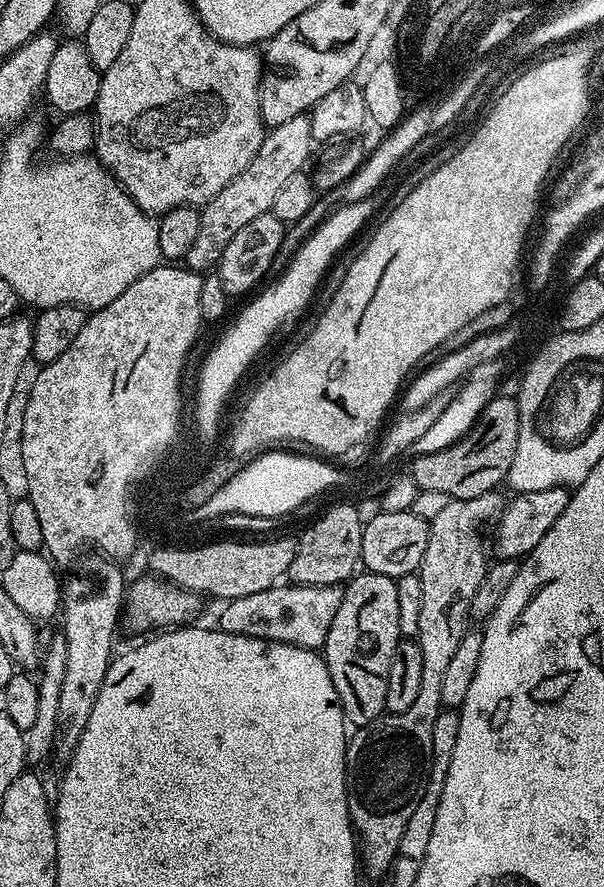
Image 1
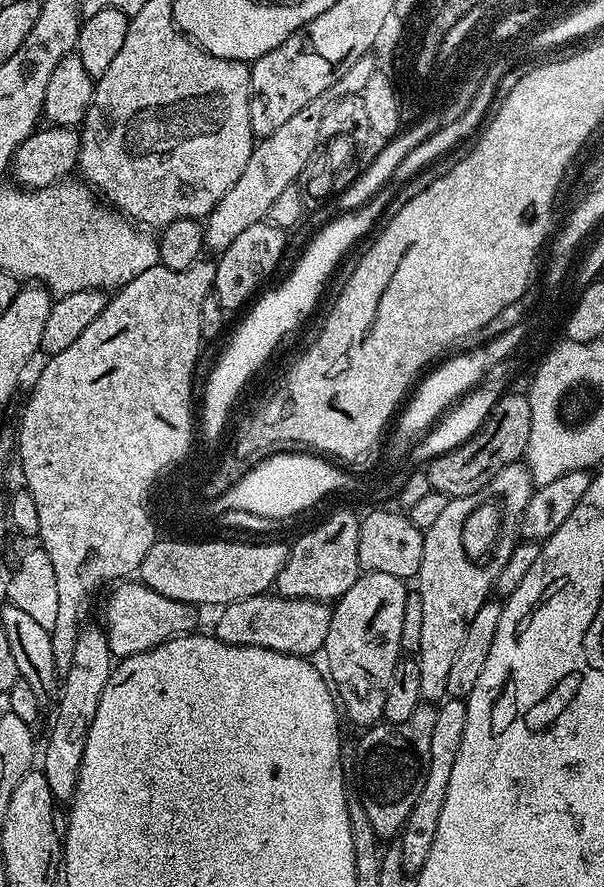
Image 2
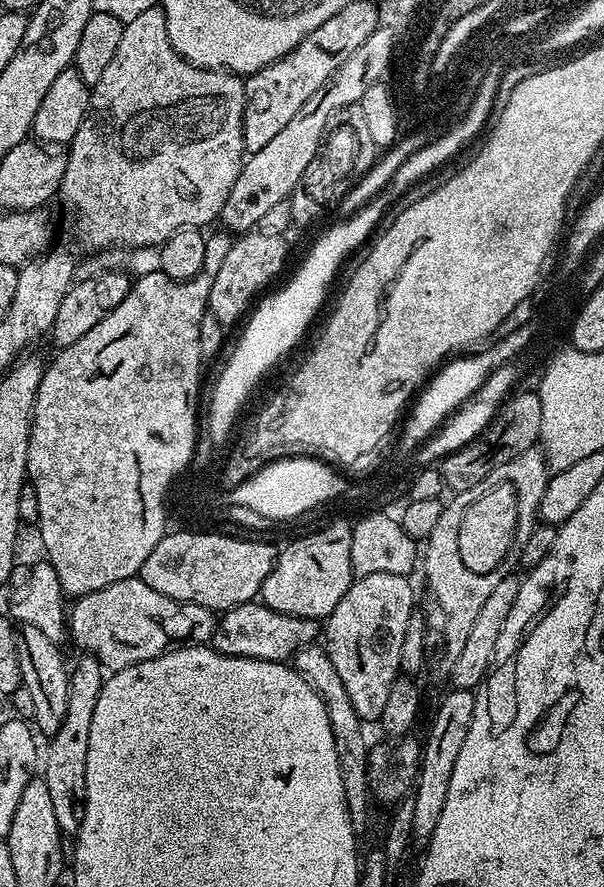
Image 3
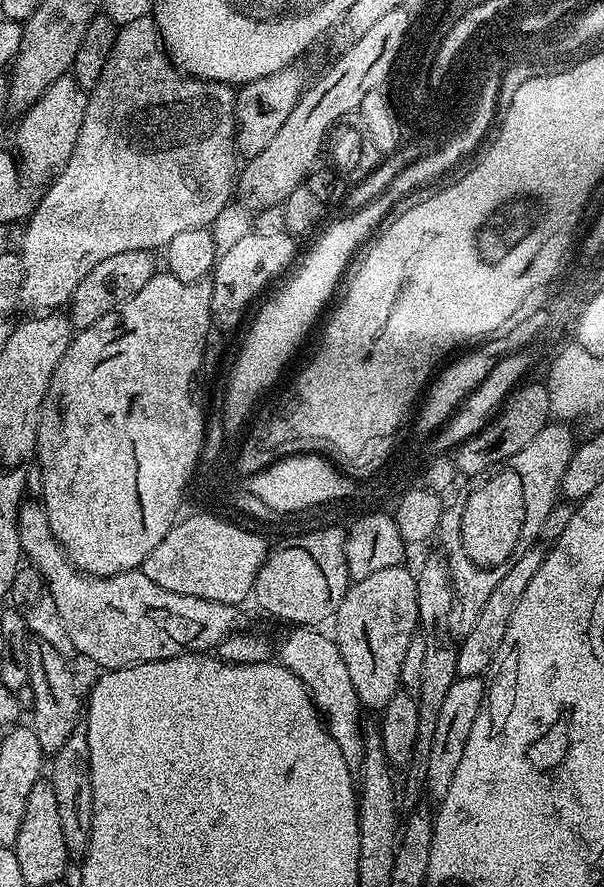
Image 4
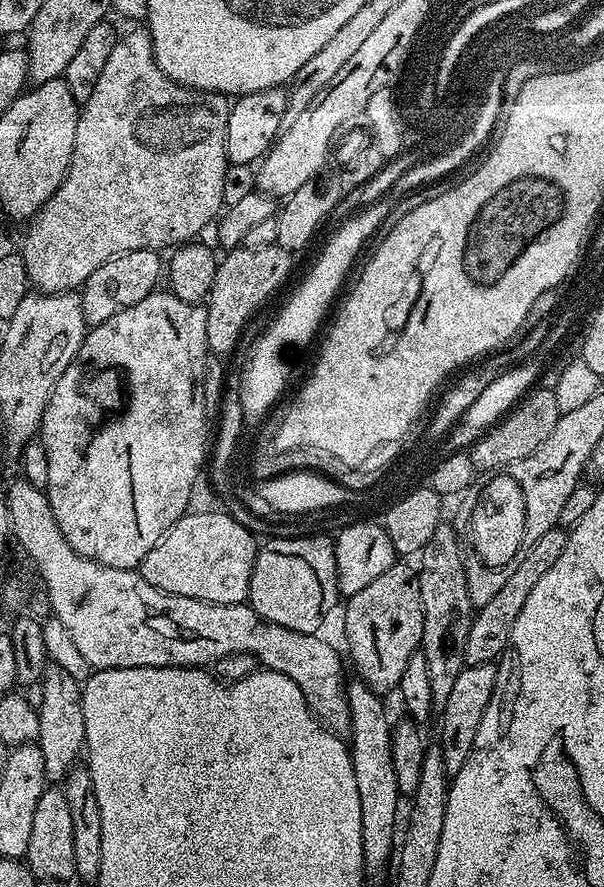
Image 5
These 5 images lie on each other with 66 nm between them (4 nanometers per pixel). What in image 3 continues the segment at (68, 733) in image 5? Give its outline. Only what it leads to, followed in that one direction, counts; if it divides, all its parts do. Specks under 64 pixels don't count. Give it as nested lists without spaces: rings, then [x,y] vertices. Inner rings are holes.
[[[21,623],[16,633],[16,645],[18,646],[18,666],[22,666],[24,679],[22,687],[30,690],[30,698],[34,698],[34,714],[30,717],[31,723],[41,737],[51,738],[66,718],[66,702],[70,698],[69,665],[67,663],[64,665],[64,656],[60,653],[61,645],[46,638],[35,626]]]

